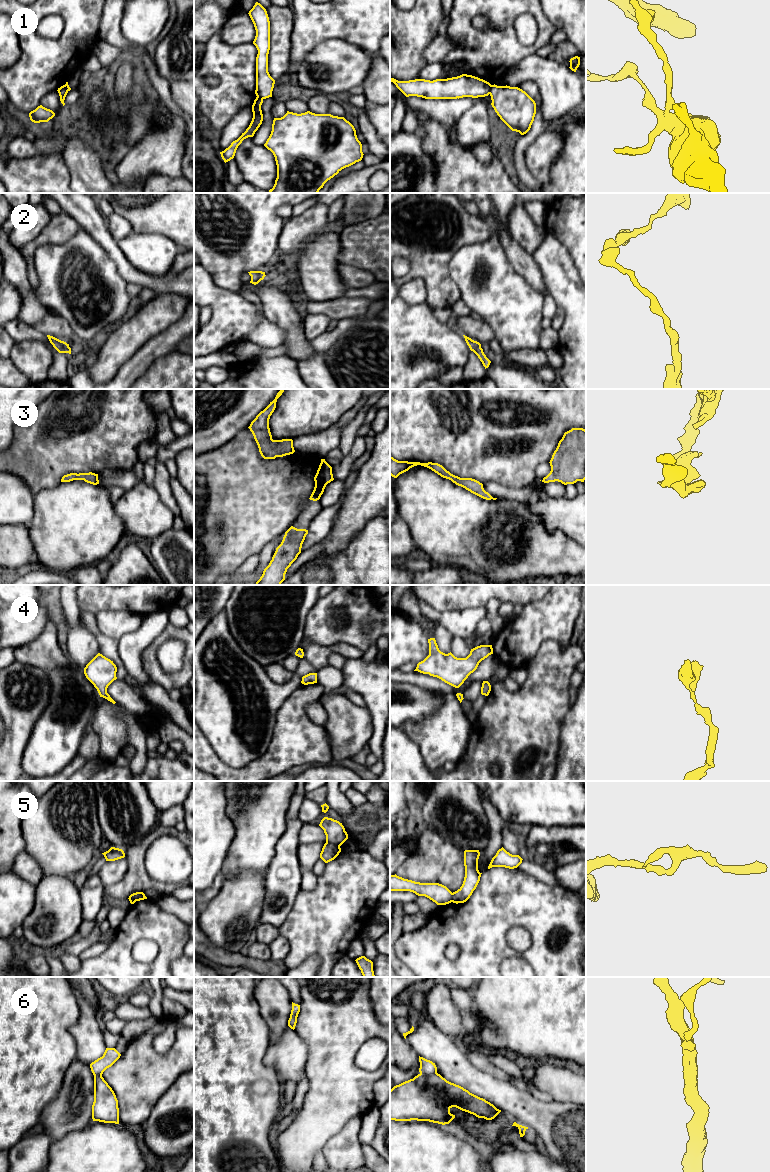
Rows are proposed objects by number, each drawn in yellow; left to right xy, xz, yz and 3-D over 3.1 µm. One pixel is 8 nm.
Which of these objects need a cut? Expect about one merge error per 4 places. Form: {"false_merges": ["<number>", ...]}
{"false_merges": ["1", "5", "6"]}

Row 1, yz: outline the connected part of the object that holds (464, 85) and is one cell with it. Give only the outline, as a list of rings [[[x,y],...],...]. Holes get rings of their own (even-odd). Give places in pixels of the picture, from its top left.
[[[462,74],[447,79],[433,81],[415,79],[398,81],[390,79],[406,96],[417,96],[425,99],[459,99],[463,97],[485,97],[490,94],[491,84],[478,77]]]

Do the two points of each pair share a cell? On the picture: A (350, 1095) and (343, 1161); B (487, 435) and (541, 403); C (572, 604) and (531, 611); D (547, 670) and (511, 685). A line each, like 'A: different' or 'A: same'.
A: different
B: same
C: same
D: different

